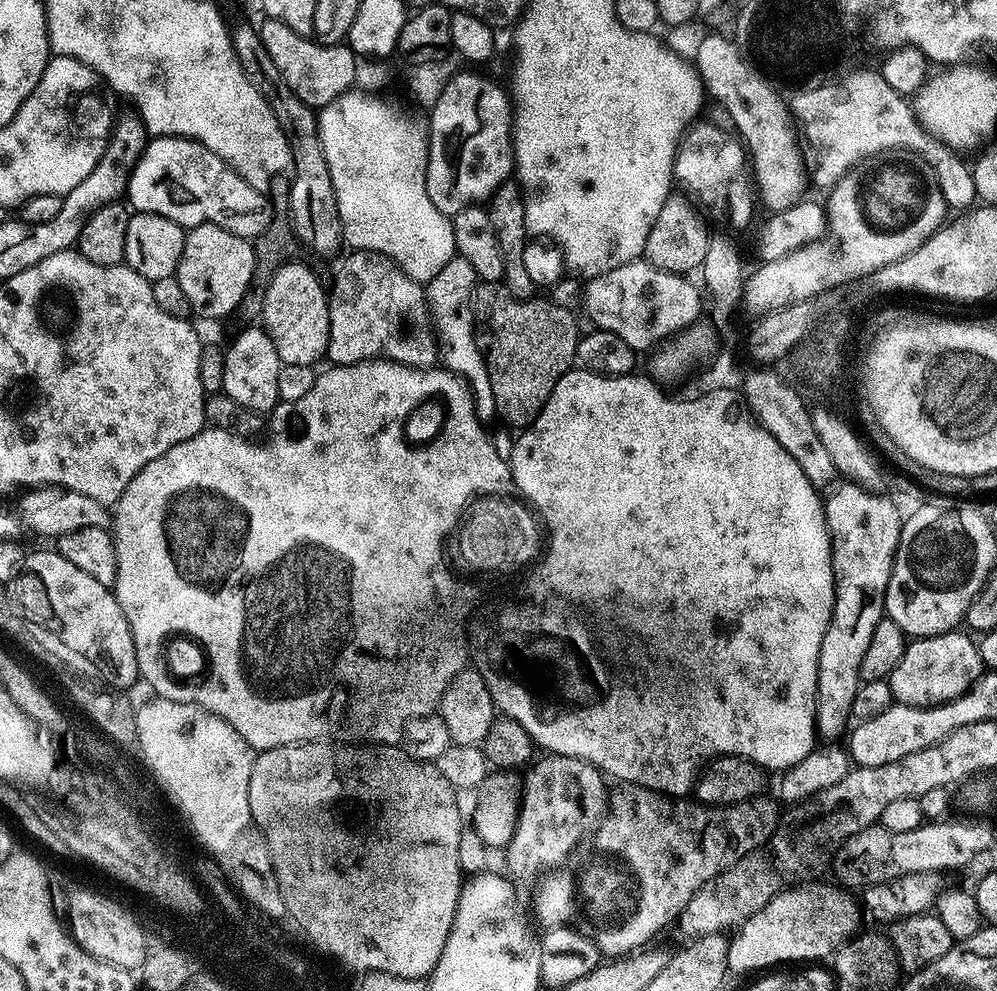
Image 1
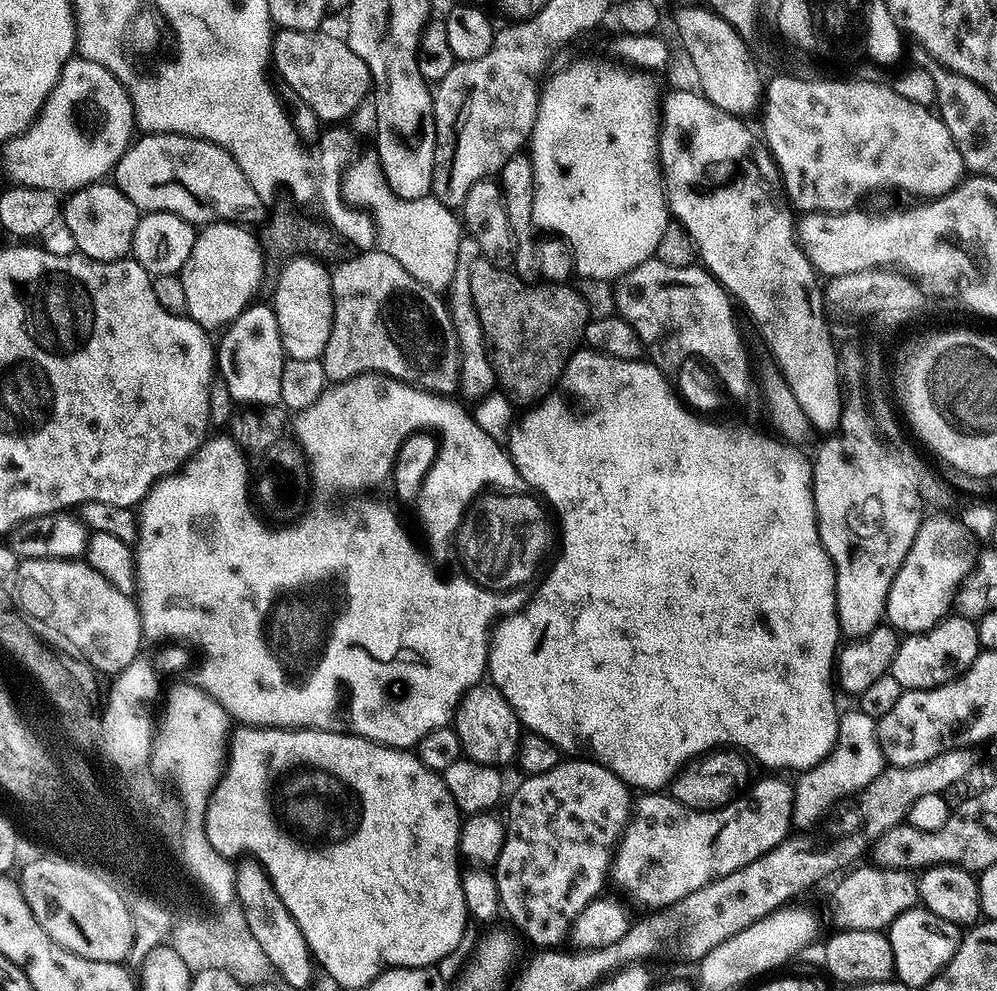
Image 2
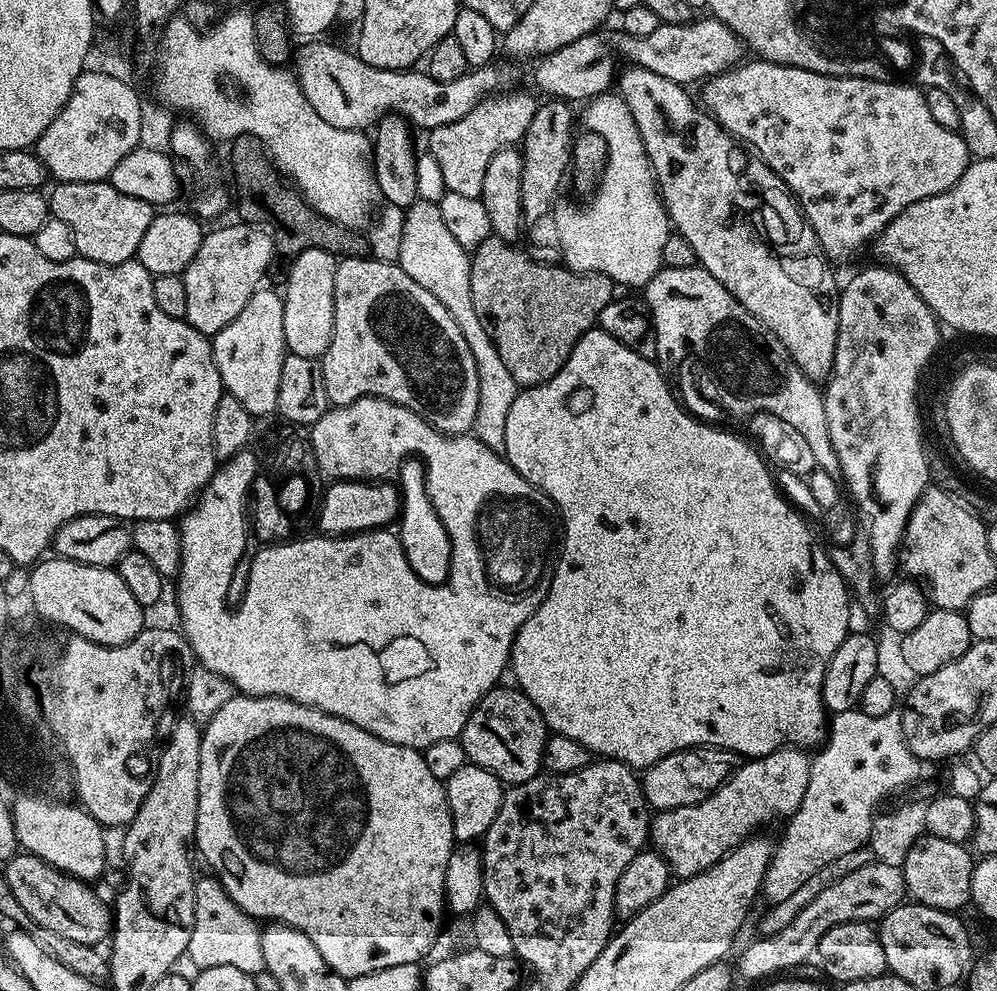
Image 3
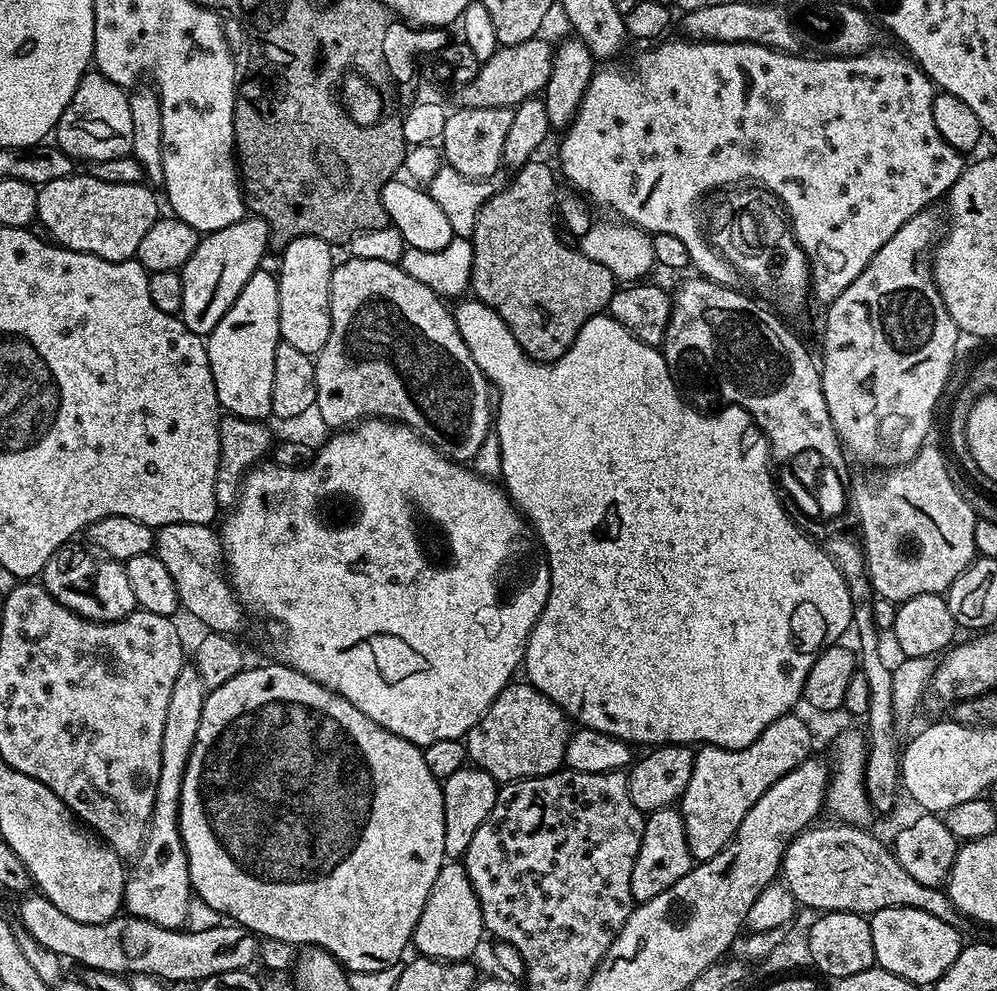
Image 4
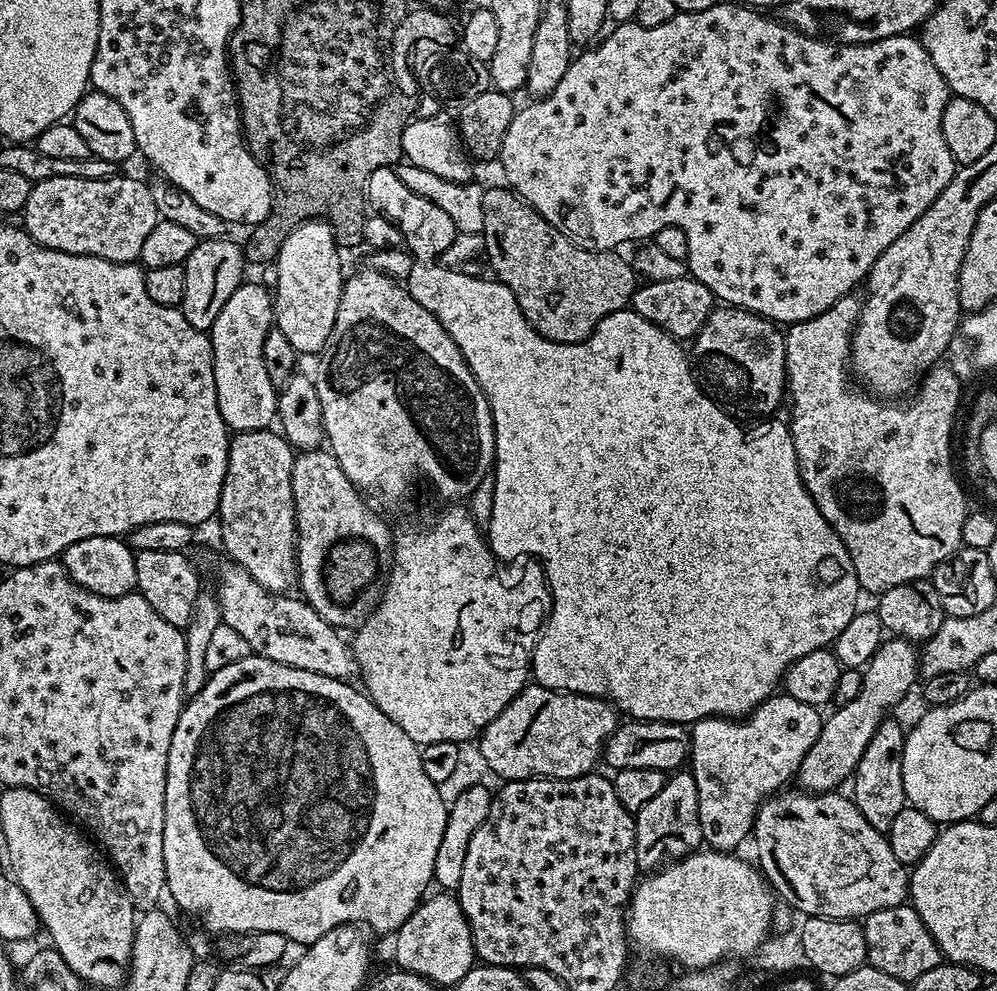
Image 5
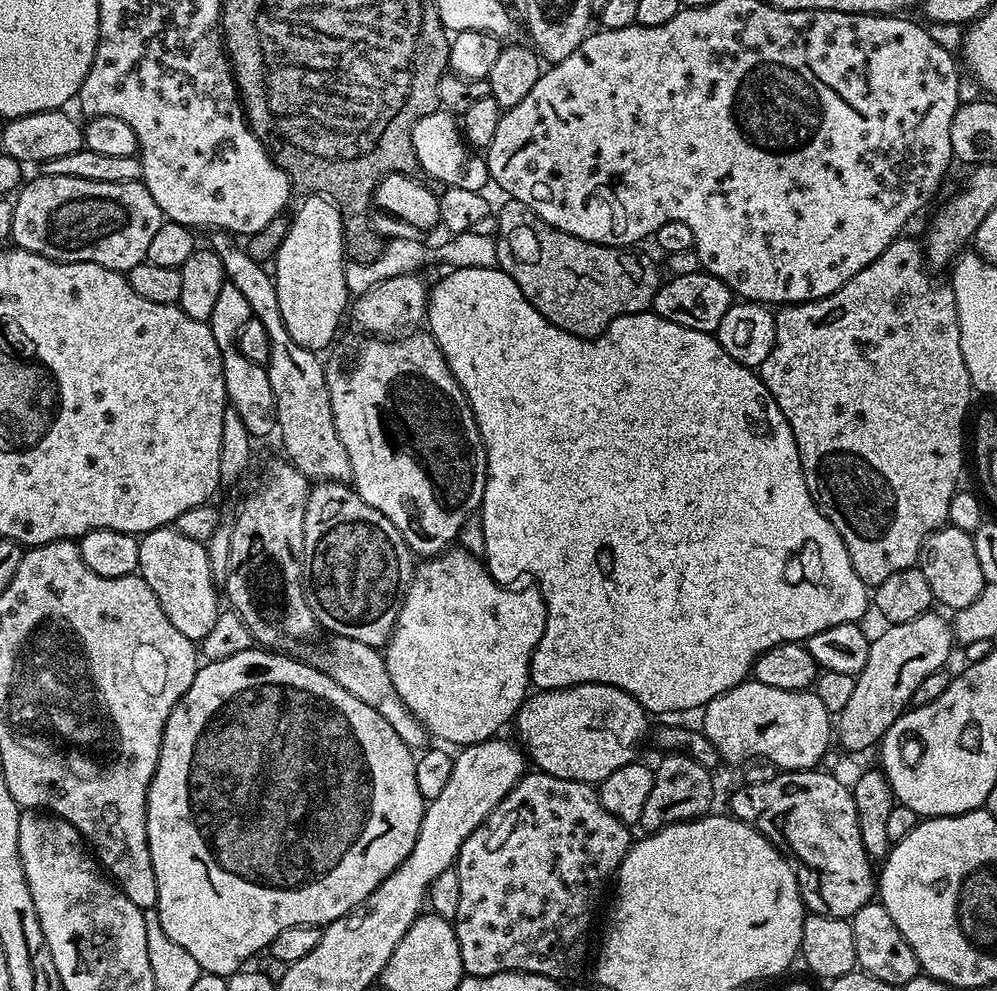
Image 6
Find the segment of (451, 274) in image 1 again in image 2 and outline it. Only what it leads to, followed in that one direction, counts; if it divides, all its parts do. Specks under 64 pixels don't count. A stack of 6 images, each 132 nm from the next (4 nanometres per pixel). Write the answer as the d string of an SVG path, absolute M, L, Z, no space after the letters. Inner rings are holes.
M467 234L461 235L458 254L456 255L456 278L452 281L452 287L447 293L446 300L450 305L452 325L460 343L459 391L461 393L464 392L465 398L463 397L463 399L465 401L469 400L468 402L480 400L481 397L488 395L489 392L497 387L496 375L488 357L488 348L484 345L482 322L478 322L478 310L474 306L474 298L470 294L470 270L468 267L478 259L481 259L478 242L474 242L472 236Z

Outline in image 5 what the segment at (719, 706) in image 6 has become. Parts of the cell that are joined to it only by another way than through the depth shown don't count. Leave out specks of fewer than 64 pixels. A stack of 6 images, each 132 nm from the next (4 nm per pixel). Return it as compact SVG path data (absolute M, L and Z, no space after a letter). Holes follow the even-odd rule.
M773 694L743 718L707 716L690 728L690 771L698 786L698 818L702 822L704 844L718 852L732 852L752 836L756 812L769 796L781 791L787 780L791 781L800 770L806 750L814 746L820 733L822 712L820 708L786 694Z

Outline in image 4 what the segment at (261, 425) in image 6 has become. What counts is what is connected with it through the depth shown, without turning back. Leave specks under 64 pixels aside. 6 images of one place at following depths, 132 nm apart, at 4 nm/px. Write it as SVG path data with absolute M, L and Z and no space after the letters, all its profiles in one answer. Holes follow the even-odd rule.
M258 270L242 286L238 298L206 337L214 390L221 409L242 419L267 421L272 416L270 394L274 386L274 350L280 339L280 282Z

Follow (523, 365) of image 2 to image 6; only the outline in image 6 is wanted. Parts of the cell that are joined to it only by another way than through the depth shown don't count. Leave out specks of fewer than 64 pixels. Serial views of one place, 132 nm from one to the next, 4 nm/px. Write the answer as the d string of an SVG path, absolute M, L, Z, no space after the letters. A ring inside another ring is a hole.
M508 202L501 212L496 216L498 222L498 230L495 239L497 246L497 265L510 278L514 278L514 282L518 282L518 290L522 290L522 294L534 306L534 310L538 310L538 314L542 314L542 318L549 320L554 326L558 326L562 330L566 330L575 336L583 336L585 338L595 338L603 334L610 326L610 322L614 322L619 316L629 316L630 314L638 314L639 312L647 312L651 309L652 299L656 296L662 283L662 275L656 269L656 264L648 256L636 252L640 250L629 250L624 246L613 246L610 244L595 244L589 240L583 240L577 236L566 234L562 230L558 230L554 226L550 226L538 214L534 214L527 208L525 204Z

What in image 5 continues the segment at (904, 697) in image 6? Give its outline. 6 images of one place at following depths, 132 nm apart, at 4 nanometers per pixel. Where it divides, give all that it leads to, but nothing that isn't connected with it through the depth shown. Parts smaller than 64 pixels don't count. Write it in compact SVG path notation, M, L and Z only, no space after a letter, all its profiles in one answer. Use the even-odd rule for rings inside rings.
M899 638L885 639L880 645L880 649L872 656L867 666L863 669L864 681L862 682L862 690L858 690L858 698L854 698L854 702L846 702L839 705L835 710L837 712L827 713L826 719L821 723L820 733L814 742L814 746L810 746L810 750L806 750L806 758L802 758L800 770L796 773L794 780L805 793L815 794L818 792L834 792L841 786L840 783L844 779L847 781L853 775L858 766L858 762L862 758L862 754L866 751L866 745L870 743L870 738L874 738L874 730L878 730L878 726L889 715L888 712L918 681L918 648L911 640L901 640Z

